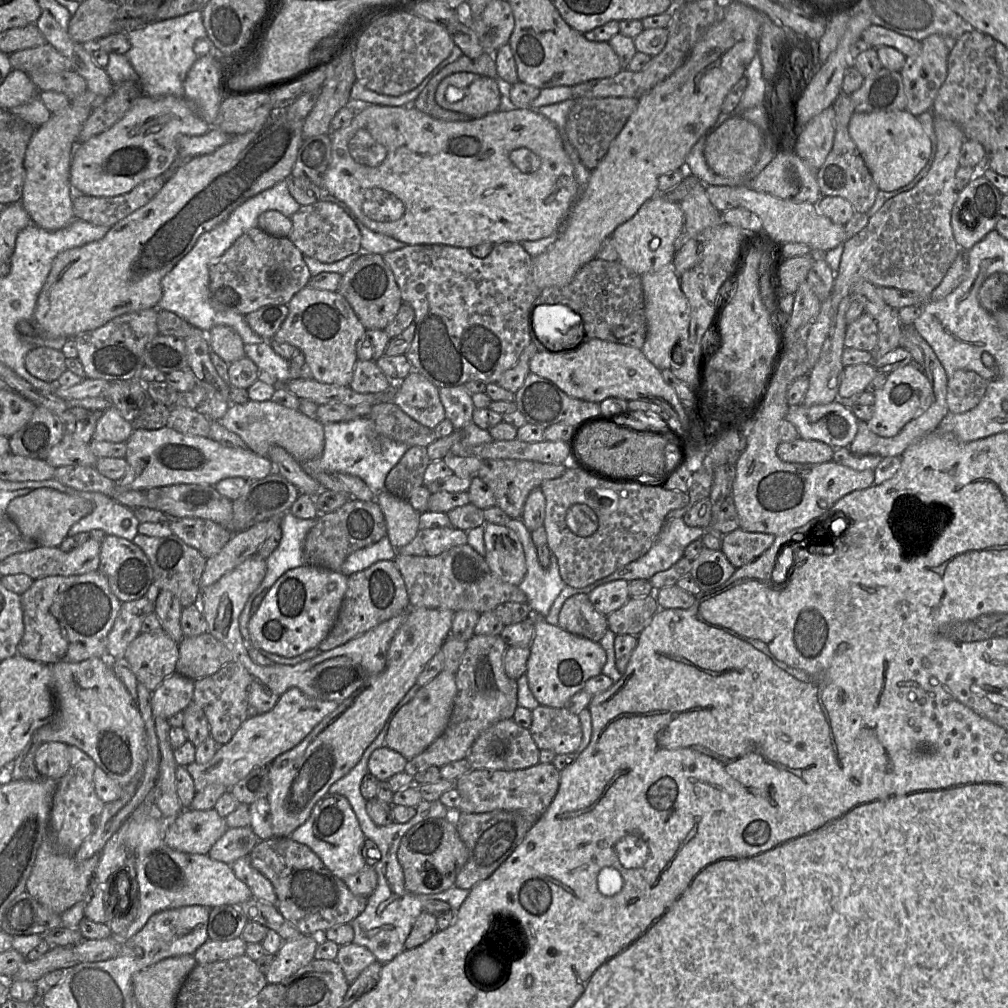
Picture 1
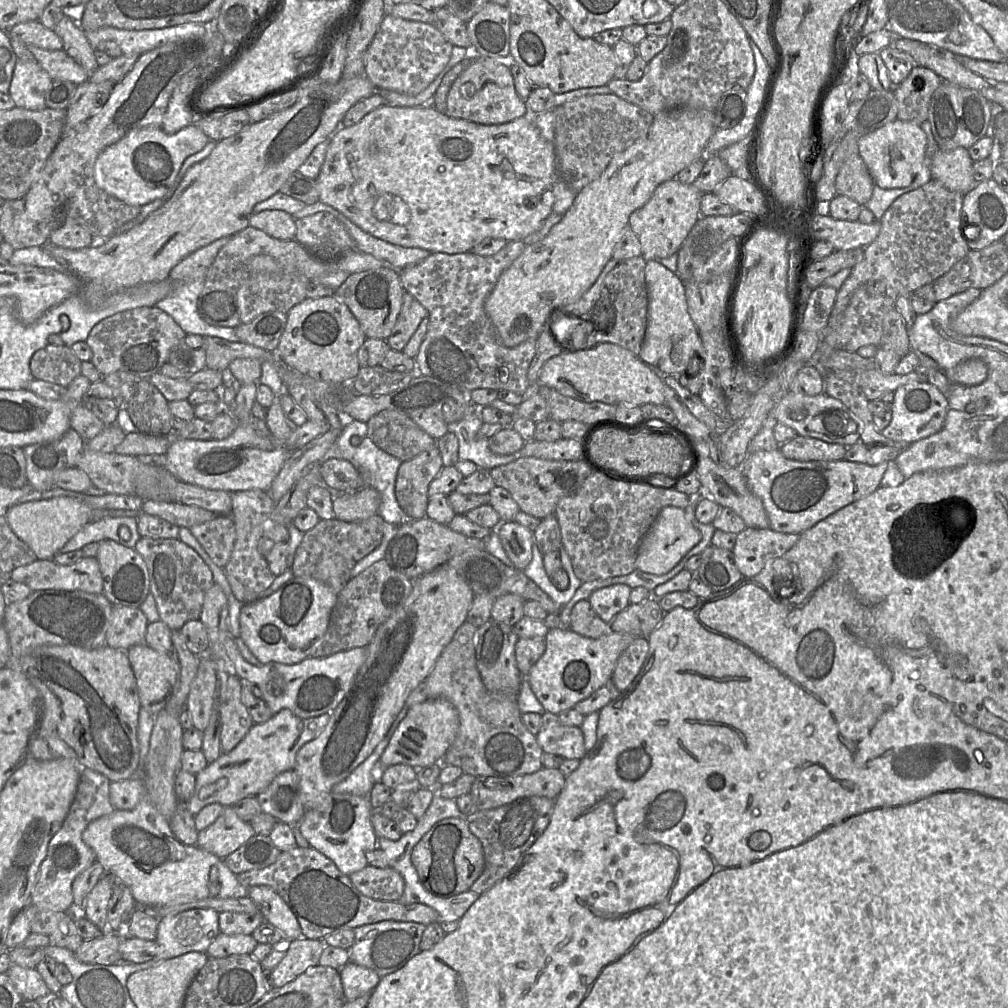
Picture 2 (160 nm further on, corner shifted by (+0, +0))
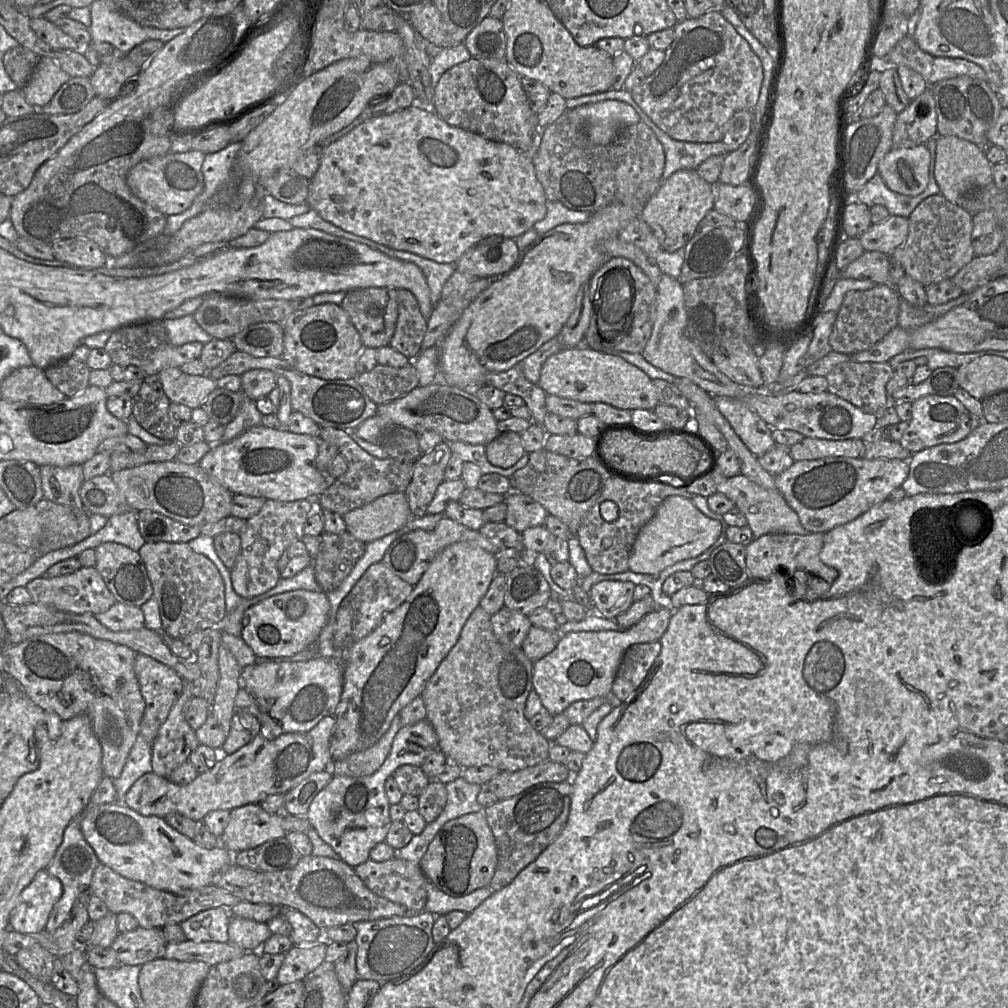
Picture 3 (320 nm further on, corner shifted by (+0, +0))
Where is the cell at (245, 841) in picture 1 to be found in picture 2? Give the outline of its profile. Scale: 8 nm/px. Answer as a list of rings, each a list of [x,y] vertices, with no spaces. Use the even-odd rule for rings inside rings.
[[[255,834],[245,844],[223,859],[236,875],[250,870],[266,868],[279,858],[281,850],[269,836]]]

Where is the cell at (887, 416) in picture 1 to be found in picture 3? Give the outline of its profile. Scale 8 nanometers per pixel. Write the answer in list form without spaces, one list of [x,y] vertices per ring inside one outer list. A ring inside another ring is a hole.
[[[924,396],[911,404],[911,420],[899,444],[912,454],[939,444],[951,444],[966,438],[982,419],[973,416],[953,396]]]

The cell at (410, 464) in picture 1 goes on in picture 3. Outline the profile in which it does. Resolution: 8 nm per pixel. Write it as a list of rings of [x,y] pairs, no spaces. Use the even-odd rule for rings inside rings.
[[[441,442],[413,464],[412,479],[404,492],[412,518],[427,514],[438,486],[445,480],[444,473],[451,454],[449,443]]]

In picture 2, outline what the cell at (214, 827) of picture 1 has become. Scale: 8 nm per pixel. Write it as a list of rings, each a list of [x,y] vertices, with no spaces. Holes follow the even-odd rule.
[[[225,807],[213,824],[198,832],[197,845],[224,859],[255,834],[251,824],[241,820],[233,807]]]

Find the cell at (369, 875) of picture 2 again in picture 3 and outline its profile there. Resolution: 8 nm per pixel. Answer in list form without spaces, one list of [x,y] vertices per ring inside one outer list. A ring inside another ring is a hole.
[[[398,857],[383,862],[368,859],[364,863],[354,867],[354,870],[367,888],[376,895],[405,906],[410,914],[420,913],[425,910],[427,878],[422,872],[420,864]]]

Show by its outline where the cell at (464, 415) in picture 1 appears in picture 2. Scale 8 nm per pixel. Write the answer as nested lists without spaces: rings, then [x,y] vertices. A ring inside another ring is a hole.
[[[480,413],[465,416],[458,422],[448,424],[448,431],[458,439],[458,457],[462,461],[472,461],[478,468],[491,470],[522,457],[520,452],[509,455],[494,454],[489,448],[488,438],[478,438],[482,425]]]

